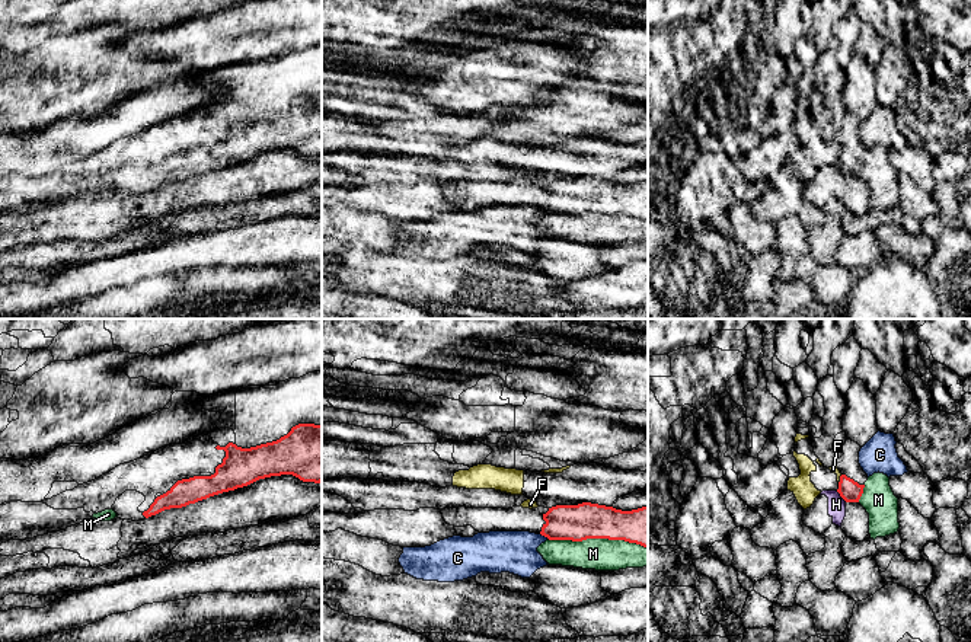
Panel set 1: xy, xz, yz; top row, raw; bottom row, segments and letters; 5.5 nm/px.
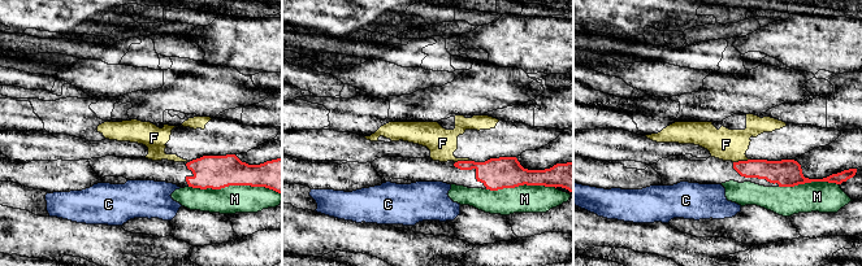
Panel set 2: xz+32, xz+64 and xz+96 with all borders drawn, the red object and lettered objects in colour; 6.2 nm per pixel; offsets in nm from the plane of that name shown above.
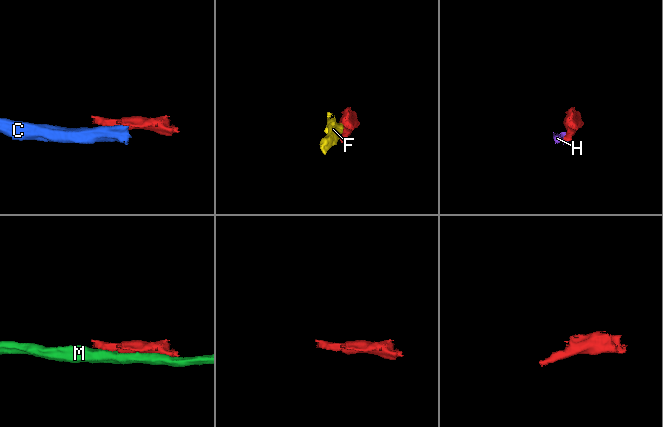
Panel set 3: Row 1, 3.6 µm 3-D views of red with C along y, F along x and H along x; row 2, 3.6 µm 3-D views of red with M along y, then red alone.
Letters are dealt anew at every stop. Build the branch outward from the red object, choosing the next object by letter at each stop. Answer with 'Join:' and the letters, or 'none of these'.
Join: none of these

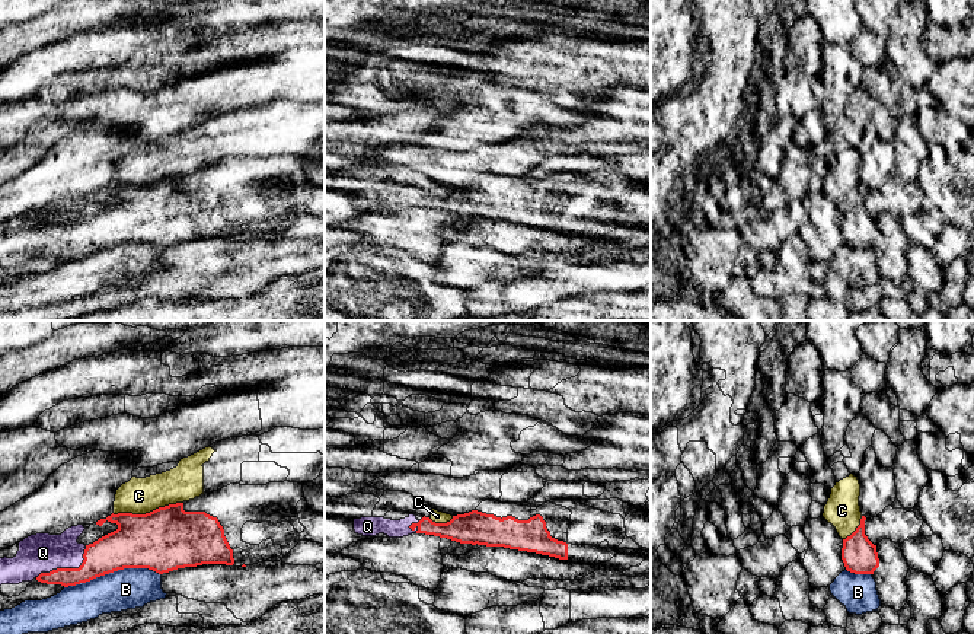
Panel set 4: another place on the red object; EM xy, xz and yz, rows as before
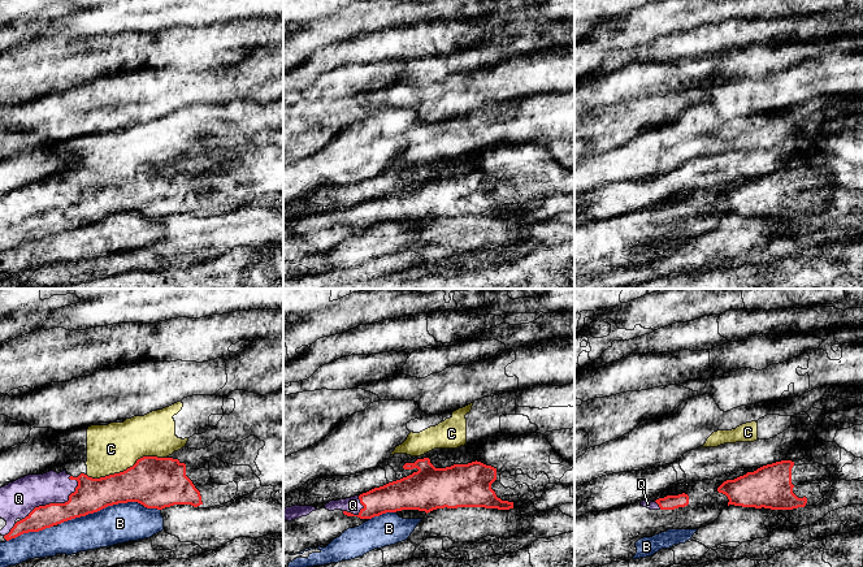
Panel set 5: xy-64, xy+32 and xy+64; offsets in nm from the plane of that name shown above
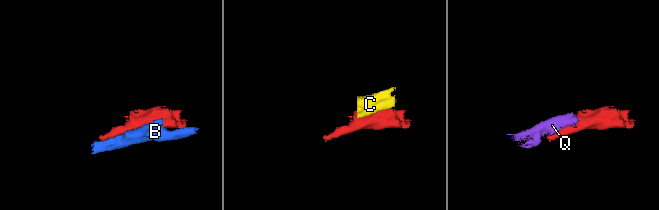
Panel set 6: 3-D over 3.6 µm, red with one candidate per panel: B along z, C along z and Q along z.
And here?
Join: Q

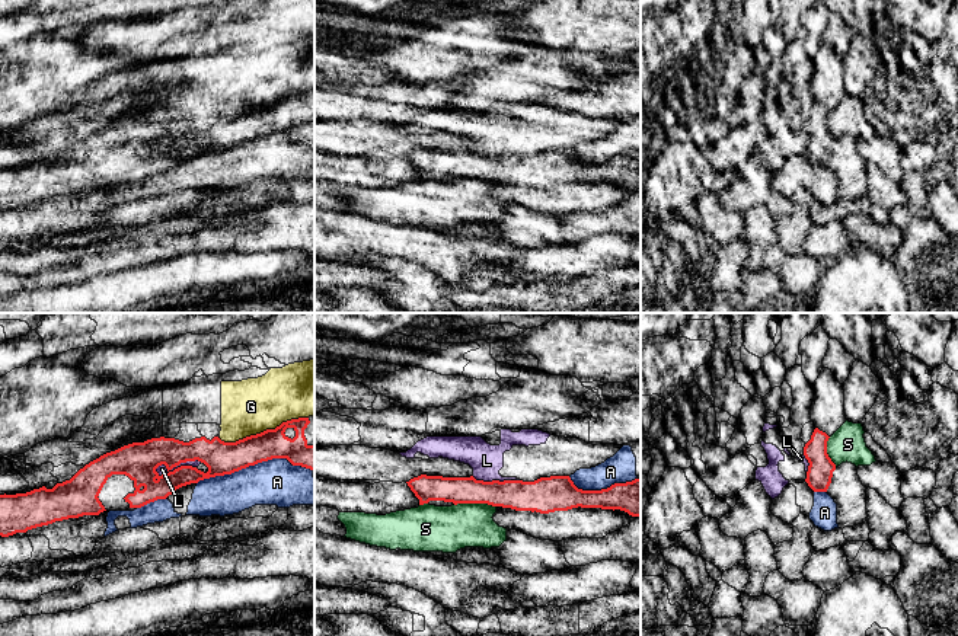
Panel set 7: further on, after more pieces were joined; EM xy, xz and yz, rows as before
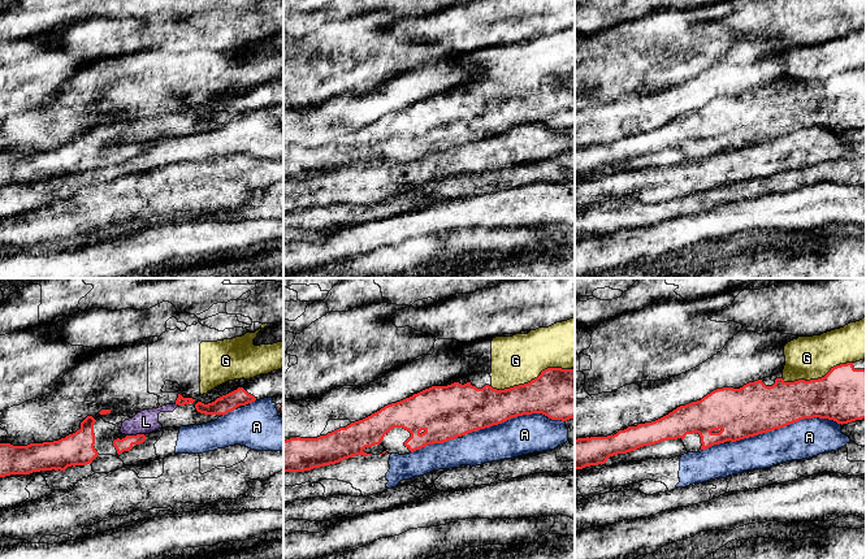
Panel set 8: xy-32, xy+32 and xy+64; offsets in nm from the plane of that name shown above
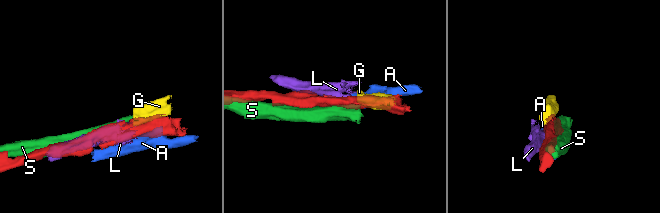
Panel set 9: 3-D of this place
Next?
Join: none of these

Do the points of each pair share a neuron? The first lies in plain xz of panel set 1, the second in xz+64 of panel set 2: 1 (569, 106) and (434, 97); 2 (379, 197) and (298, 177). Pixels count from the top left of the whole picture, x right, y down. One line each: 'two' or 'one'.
1: one
2: one

